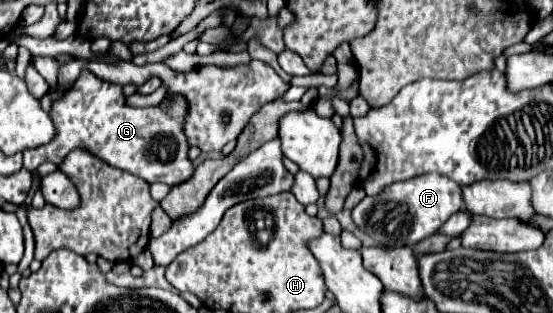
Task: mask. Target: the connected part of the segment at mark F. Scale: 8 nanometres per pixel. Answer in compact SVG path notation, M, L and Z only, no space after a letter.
M421 175L409 181L389 185L377 197L365 197L353 209L353 221L359 229L373 235L383 247L413 247L431 237L457 211L463 209L461 185L441 175Z

